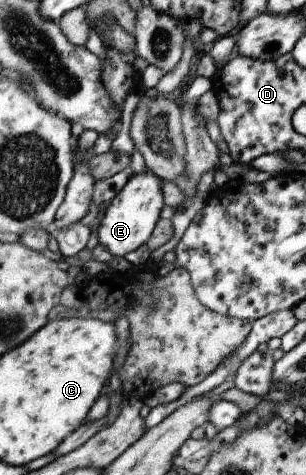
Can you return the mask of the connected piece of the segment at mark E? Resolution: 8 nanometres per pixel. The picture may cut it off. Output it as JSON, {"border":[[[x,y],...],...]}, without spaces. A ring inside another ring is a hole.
{"border":[[[152,171],[131,175],[124,187],[110,200],[96,228],[96,240],[105,251],[105,257],[124,257],[146,243],[162,209],[162,180]]]}

